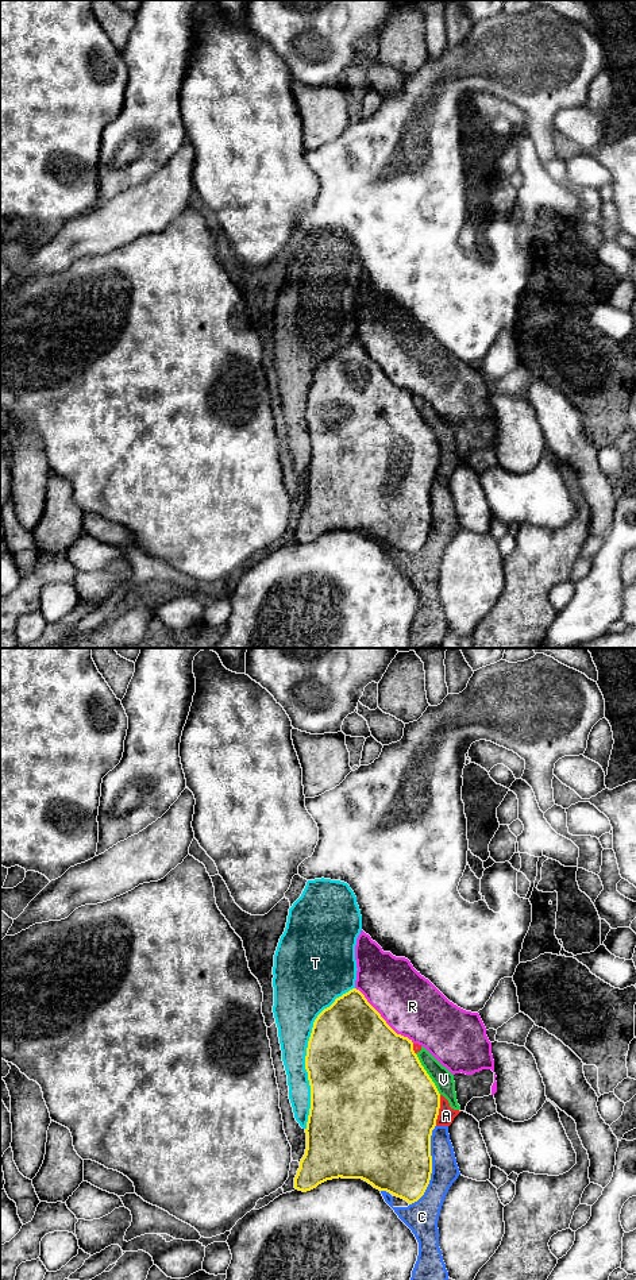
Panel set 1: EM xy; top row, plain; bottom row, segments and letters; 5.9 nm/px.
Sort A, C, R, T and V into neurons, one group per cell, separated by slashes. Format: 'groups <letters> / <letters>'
groups A C V / R / T

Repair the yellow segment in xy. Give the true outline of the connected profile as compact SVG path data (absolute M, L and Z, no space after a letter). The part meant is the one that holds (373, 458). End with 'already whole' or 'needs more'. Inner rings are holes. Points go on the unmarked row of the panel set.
M352 340L315 371L305 421L311 460L305 481L307 501L294 529L294 540L307 544L332 531L362 531L409 556L417 554L431 532L431 487L439 467L440 446L415 405L412 392L397 386L365 347Z; already whole

